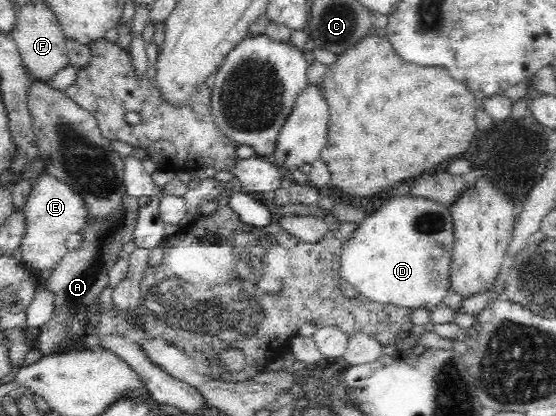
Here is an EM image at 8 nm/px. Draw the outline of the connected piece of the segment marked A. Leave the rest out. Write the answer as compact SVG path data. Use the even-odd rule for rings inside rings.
M128 195L121 207L117 208L113 214L109 214L105 220L88 216L84 228L79 232L83 239L82 247L68 250L52 270L50 278L42 282L54 296L53 316L40 326L35 342L42 356L57 355L73 350L73 344L80 342L79 340L88 334L89 309L94 308L101 291L109 284L107 271L133 243L133 232L140 211L137 201L138 198Z

